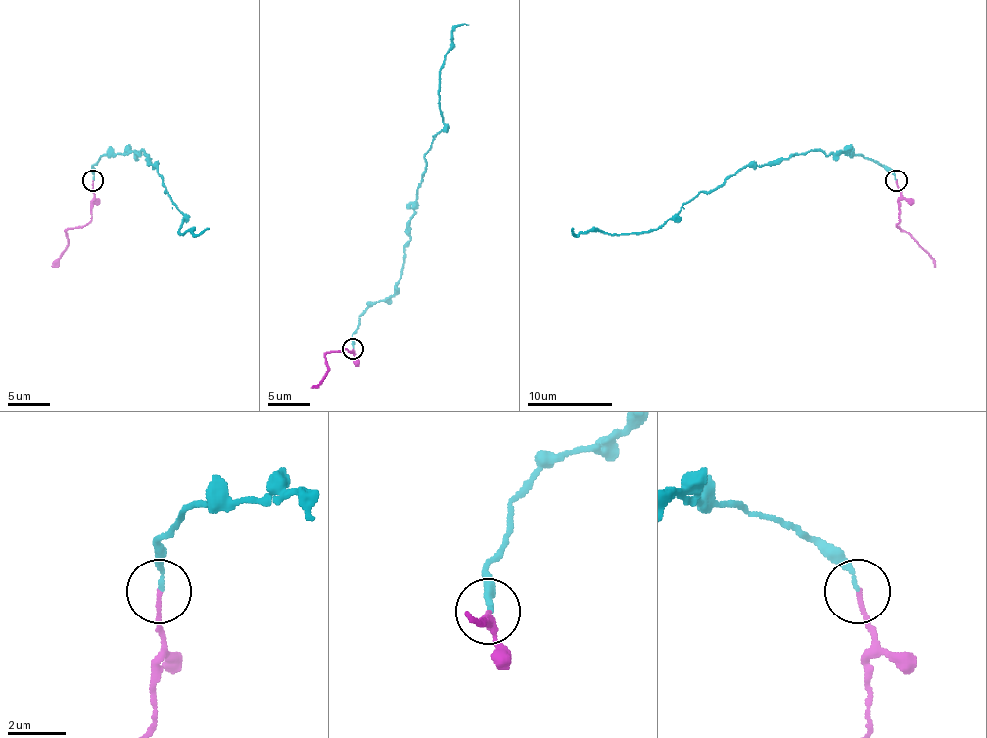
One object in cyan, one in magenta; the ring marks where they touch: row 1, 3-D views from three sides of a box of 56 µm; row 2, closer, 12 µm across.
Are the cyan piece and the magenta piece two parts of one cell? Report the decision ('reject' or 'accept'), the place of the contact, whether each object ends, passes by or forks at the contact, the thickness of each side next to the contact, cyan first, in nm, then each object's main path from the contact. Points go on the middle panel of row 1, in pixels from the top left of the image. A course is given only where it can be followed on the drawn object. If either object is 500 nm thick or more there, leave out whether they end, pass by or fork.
reject | (352, 348) | cyan ends | magenta ends | 170/140 nm | cyan via (352, 349), (362, 313), (395, 291), (424, 153), (444, 127), (439, 69), (451, 32), (469, 25) | magenta via (352, 349), (354, 353), (348, 349), (329, 351), (324, 355), (326, 374), (311, 387)

